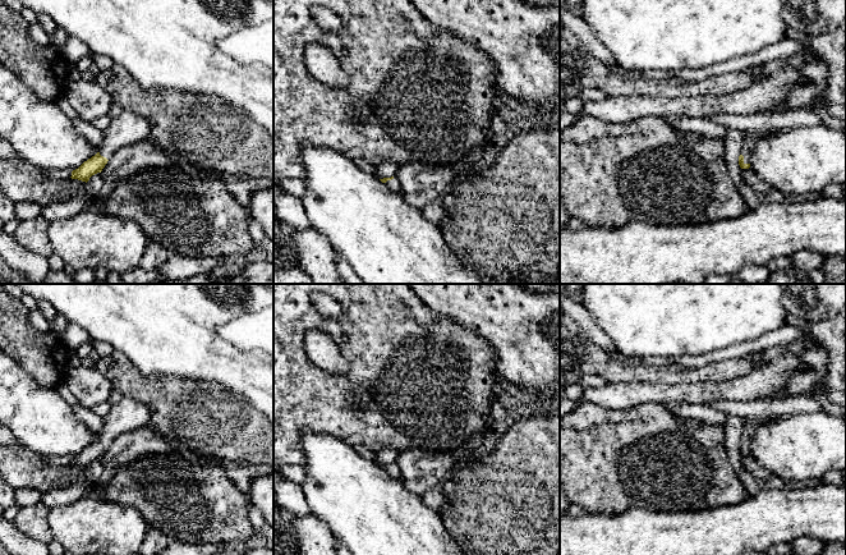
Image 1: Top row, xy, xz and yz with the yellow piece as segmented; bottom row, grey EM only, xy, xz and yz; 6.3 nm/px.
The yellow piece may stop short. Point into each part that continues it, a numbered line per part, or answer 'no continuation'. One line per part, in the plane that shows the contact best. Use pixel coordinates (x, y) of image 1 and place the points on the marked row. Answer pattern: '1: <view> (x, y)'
1: yz (750, 140)

